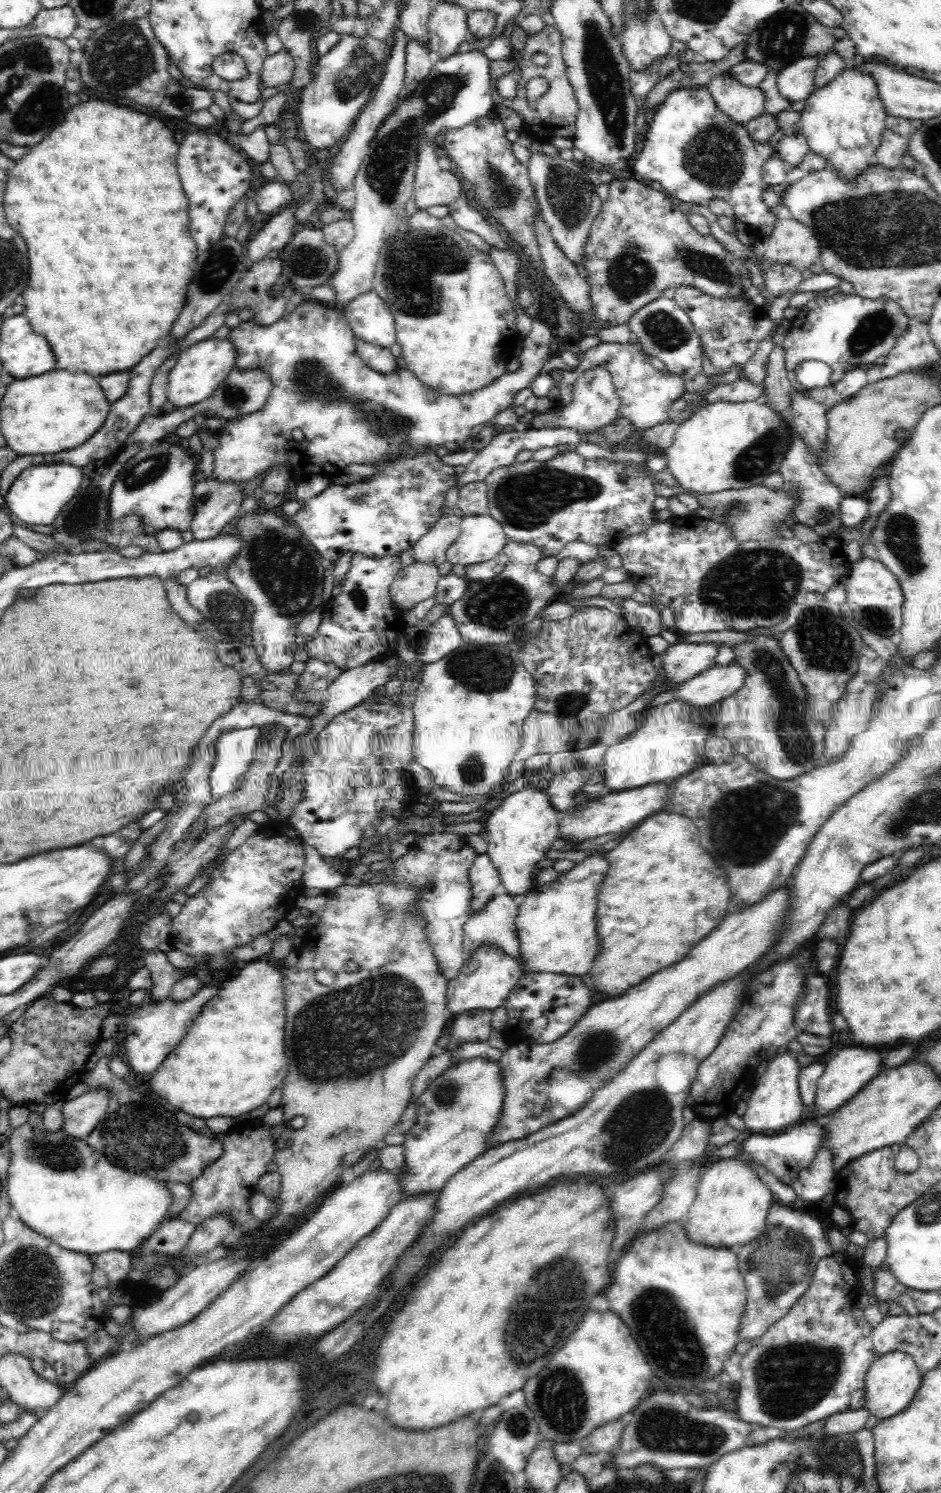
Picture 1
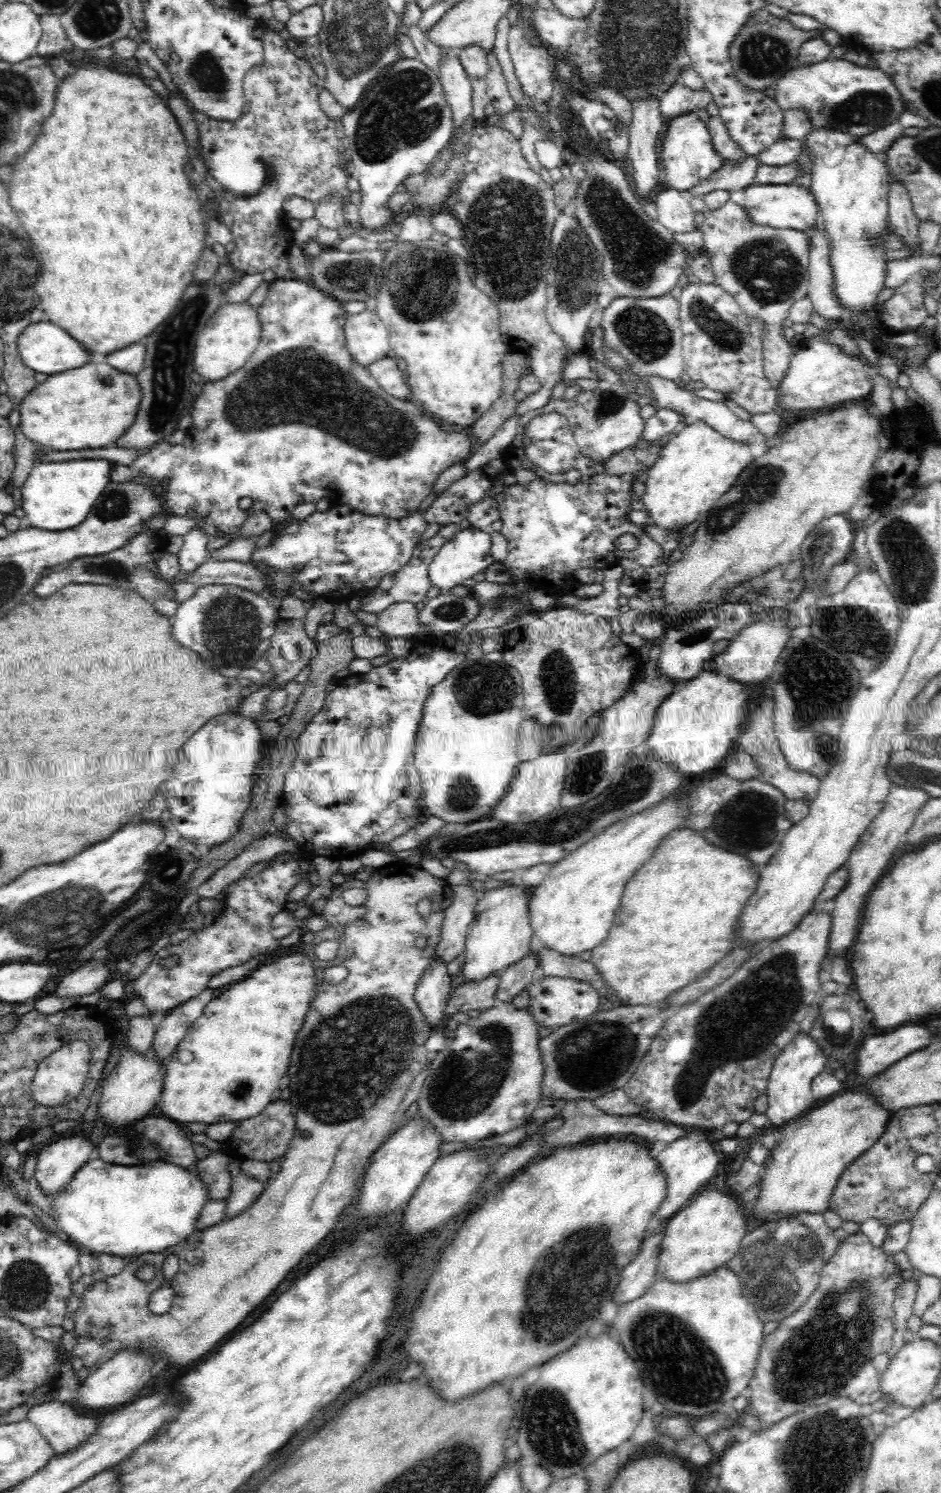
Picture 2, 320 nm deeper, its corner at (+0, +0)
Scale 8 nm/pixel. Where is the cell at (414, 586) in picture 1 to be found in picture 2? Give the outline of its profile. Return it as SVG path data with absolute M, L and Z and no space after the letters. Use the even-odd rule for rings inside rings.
M396 602L383 610L377 619L375 632L380 635L409 638L422 633L414 602Z

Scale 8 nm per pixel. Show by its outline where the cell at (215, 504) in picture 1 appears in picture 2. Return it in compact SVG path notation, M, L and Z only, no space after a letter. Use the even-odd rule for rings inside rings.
M204 525L192 528L186 536L183 536L184 542L177 554L180 570L184 572L194 572L200 564L204 564L208 559L209 551L206 549L208 542L208 533L210 529Z

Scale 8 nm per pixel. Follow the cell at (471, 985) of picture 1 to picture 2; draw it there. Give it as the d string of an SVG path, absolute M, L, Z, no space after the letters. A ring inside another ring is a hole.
M517 881L514 885L502 885L480 894L480 900L474 907L475 917L467 930L463 981L476 982L488 975L500 974L530 953L535 938L528 912L529 892L530 889Z

